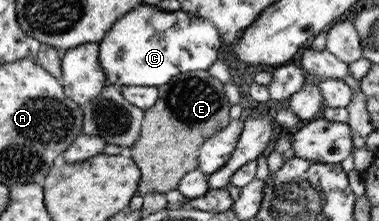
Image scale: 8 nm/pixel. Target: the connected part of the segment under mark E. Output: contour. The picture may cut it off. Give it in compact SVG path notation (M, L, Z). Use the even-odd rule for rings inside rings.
M207 70L197 72L181 73L173 77L172 81L159 85L159 99L151 108L144 110L145 119L141 123L141 135L139 139L126 150L126 154L133 158L141 172L137 196L144 196L149 192L167 194L177 190L181 178L190 171L198 168L197 156L200 147L208 141L215 133L221 132L229 125L231 104L223 90L223 83L209 74Z

